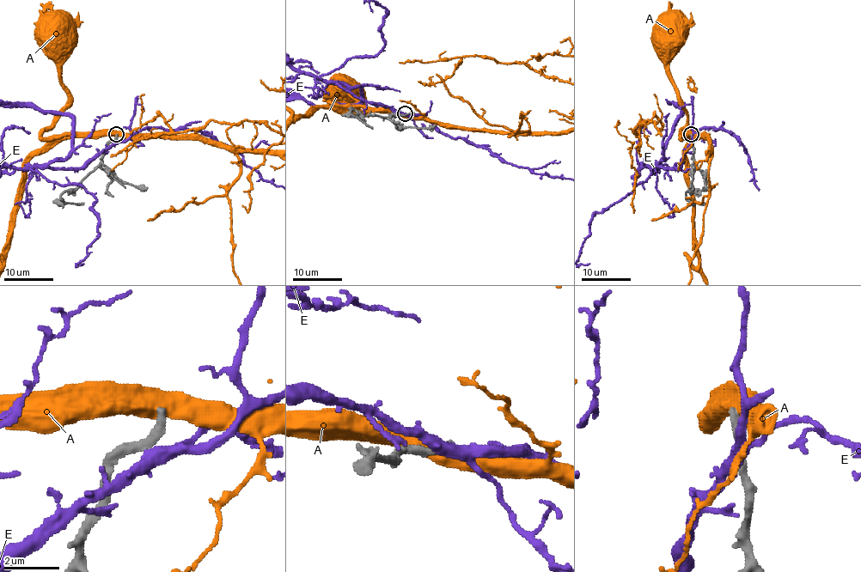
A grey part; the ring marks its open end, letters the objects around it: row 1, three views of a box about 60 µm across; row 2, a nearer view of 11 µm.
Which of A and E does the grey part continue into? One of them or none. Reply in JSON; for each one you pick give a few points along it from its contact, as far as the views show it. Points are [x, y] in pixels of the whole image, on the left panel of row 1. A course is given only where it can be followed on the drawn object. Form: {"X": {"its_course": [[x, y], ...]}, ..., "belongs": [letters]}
{"belongs": []}

